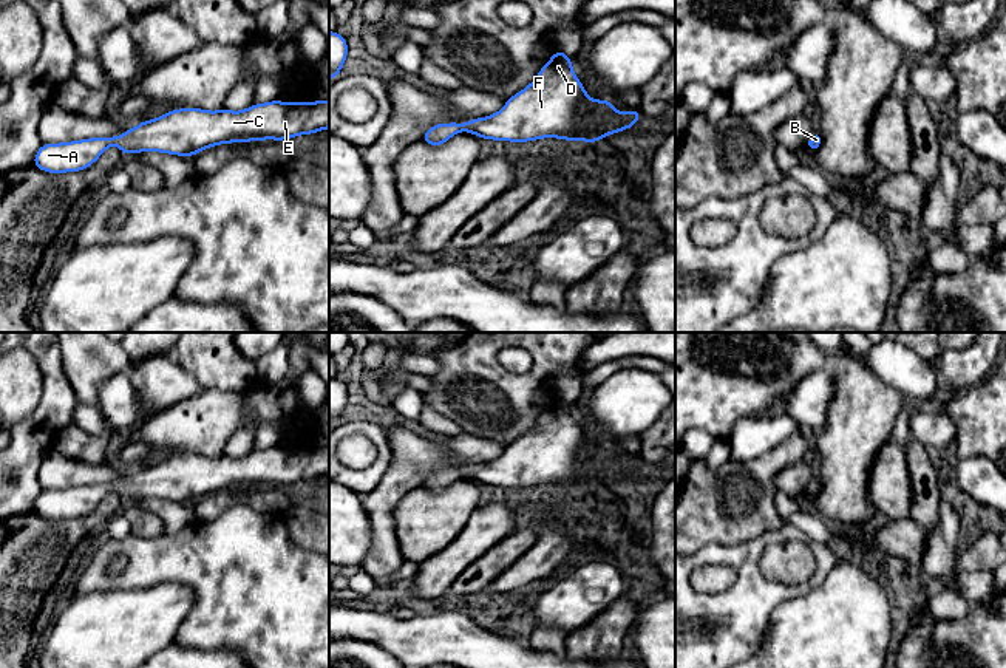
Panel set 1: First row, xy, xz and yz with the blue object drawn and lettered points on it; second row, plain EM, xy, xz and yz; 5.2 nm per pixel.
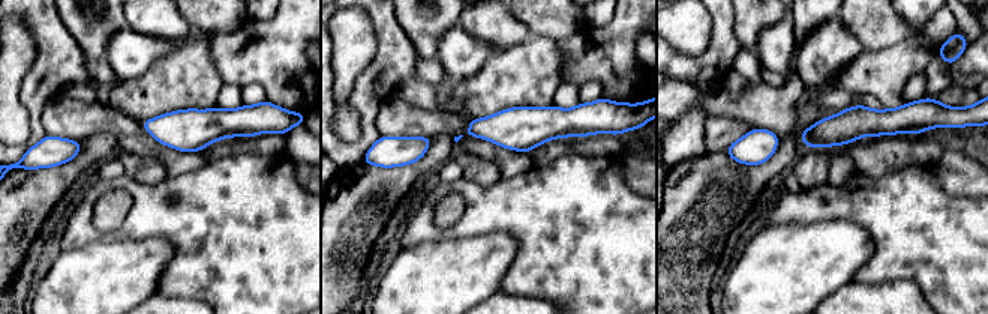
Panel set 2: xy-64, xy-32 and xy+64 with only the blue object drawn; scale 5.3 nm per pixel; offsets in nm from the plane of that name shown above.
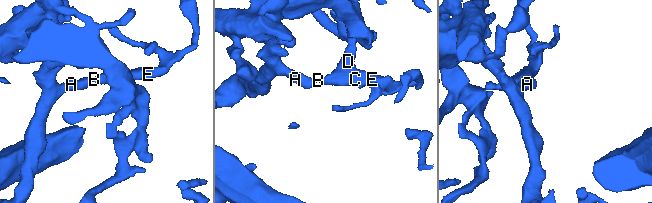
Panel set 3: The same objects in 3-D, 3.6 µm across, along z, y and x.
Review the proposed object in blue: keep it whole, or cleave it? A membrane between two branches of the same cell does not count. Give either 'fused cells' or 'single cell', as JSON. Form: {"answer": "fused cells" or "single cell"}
{"answer": "single cell"}

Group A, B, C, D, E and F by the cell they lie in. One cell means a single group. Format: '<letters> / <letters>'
A B C D E F

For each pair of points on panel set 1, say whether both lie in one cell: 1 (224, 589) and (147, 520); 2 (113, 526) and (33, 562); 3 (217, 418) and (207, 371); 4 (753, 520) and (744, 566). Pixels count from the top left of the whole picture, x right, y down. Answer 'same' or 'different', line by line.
1: different
2: different
3: different
4: different

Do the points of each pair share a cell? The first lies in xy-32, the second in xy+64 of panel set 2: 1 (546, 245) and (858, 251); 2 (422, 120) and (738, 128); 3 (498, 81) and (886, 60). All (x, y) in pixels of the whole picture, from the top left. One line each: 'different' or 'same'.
1: different
2: same
3: same

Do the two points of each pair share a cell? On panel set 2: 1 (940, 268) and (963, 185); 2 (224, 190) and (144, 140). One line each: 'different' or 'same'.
1: different
2: different

